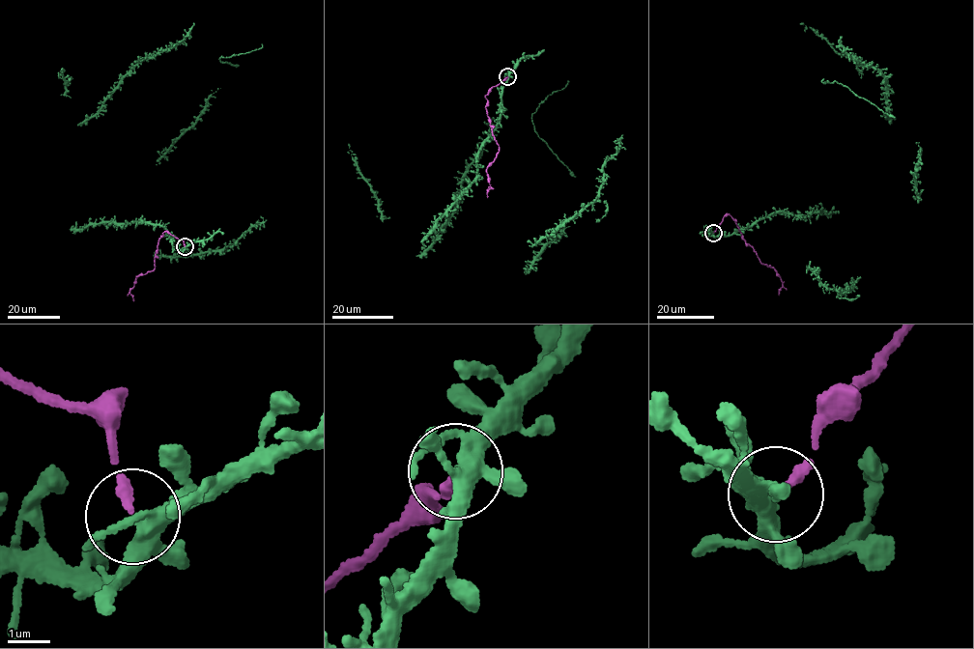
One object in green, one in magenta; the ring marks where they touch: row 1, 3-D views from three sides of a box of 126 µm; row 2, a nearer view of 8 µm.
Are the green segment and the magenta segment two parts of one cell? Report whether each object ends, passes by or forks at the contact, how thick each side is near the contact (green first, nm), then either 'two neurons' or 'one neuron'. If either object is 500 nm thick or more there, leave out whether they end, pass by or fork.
green forks there; magenta ends there; 320 nm thick on the green side, 220 nm on the other; two neurons

